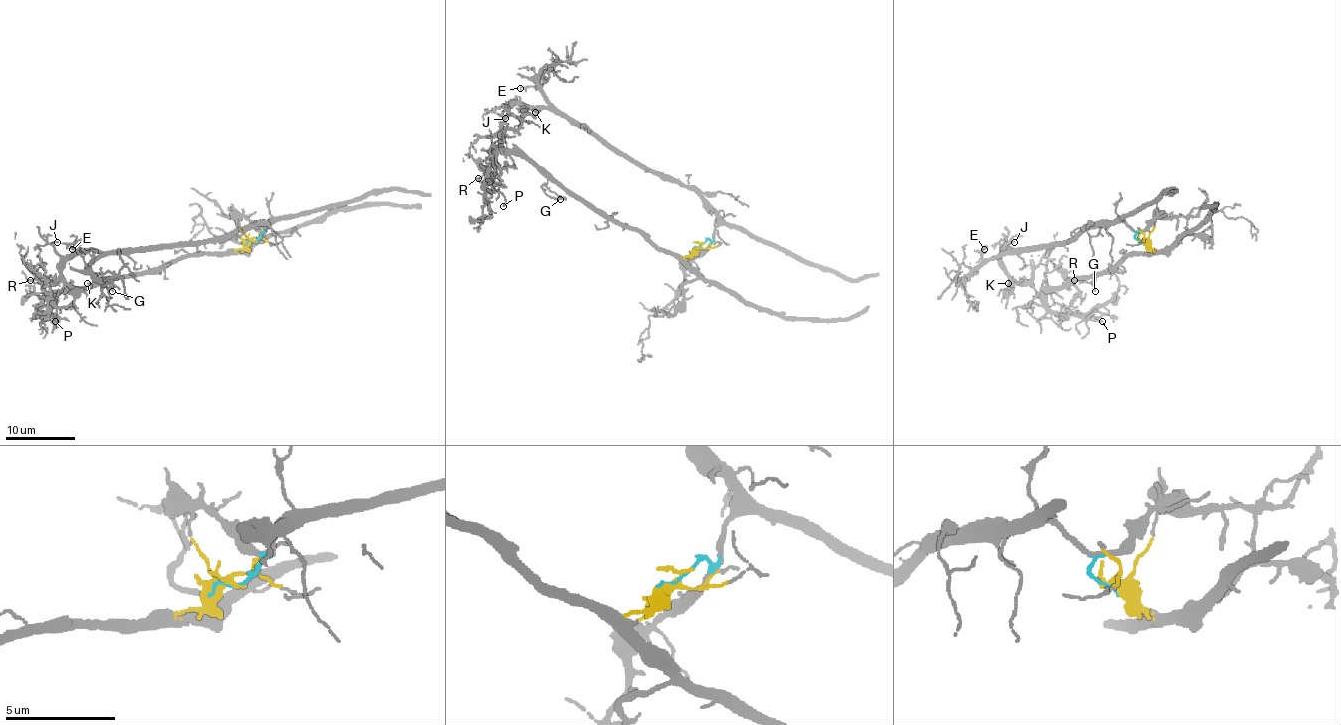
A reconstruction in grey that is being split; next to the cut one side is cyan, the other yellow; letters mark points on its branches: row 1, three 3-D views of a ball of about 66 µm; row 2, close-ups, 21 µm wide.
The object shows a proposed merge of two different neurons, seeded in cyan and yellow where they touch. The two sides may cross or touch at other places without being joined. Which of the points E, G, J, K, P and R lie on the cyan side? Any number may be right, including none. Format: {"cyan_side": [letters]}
{"cyan_side": ["E", "J", "K"]}

